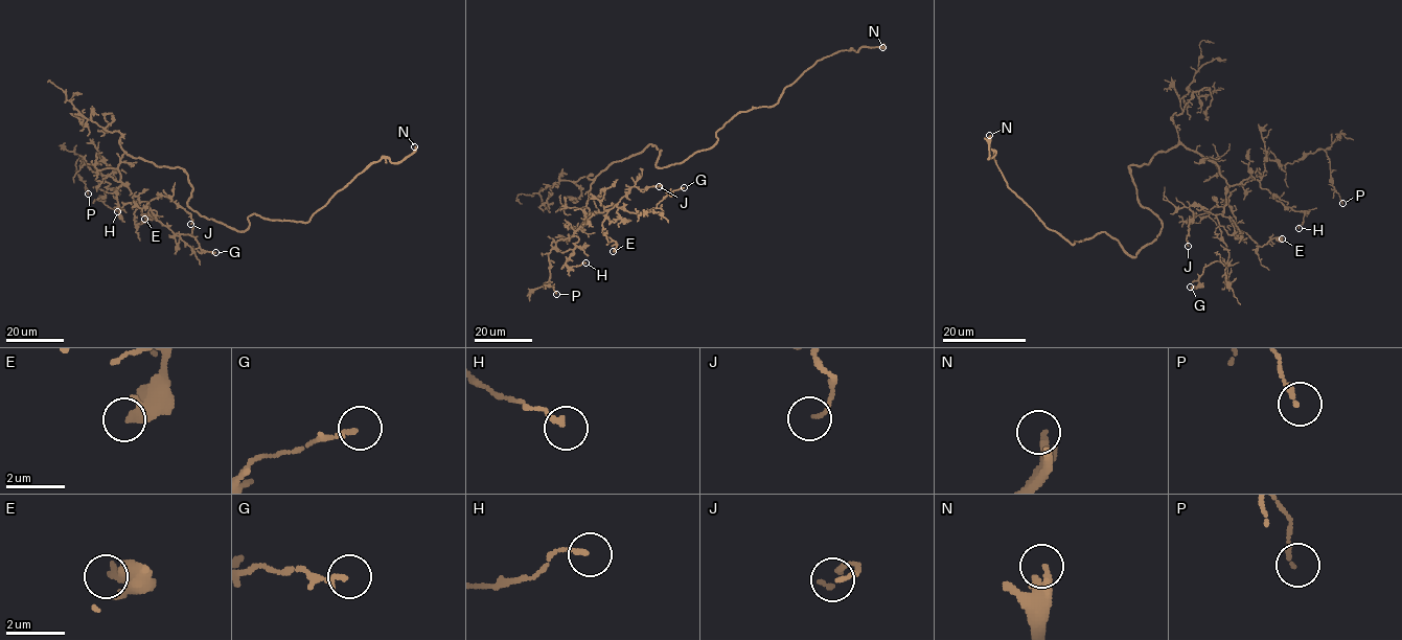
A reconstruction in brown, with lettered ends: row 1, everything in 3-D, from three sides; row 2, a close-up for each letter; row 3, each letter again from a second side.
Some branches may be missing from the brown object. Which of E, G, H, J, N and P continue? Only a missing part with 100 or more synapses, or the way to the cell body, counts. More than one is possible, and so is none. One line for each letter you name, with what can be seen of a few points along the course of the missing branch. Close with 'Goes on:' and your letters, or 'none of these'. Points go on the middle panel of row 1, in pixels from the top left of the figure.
Goes on: N

